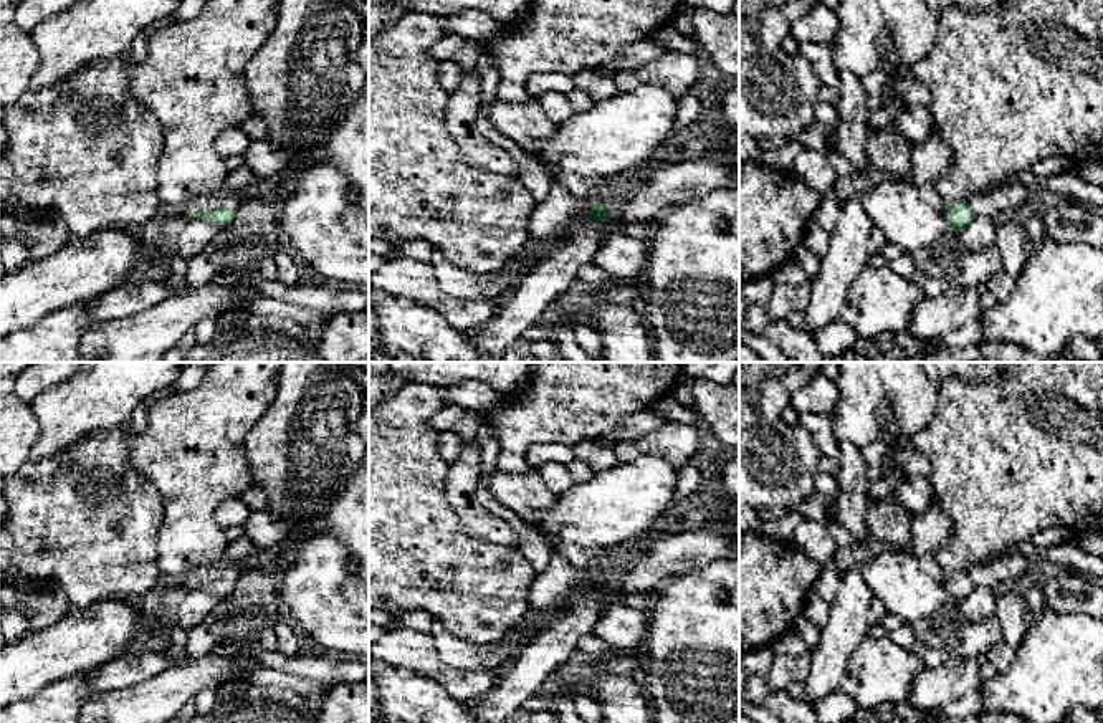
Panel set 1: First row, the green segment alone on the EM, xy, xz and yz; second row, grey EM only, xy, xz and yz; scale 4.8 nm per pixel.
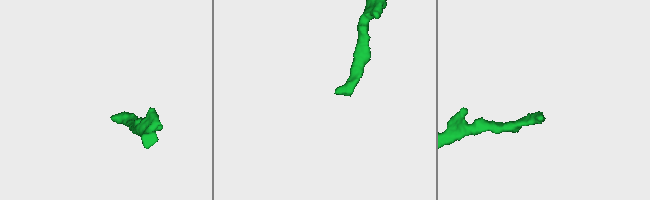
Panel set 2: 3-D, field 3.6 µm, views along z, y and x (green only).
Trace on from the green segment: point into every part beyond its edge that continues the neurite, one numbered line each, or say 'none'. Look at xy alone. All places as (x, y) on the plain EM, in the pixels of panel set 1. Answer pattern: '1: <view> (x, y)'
1: xy (224, 569)

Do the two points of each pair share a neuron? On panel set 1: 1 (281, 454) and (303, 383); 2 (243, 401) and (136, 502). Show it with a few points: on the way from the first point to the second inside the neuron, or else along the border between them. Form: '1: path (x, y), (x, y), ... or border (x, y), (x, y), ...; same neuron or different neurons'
1: path (288, 435), (296, 401); same neuron
2: border (129, 454), (129, 462), (162, 498), (161, 523); different neurons

